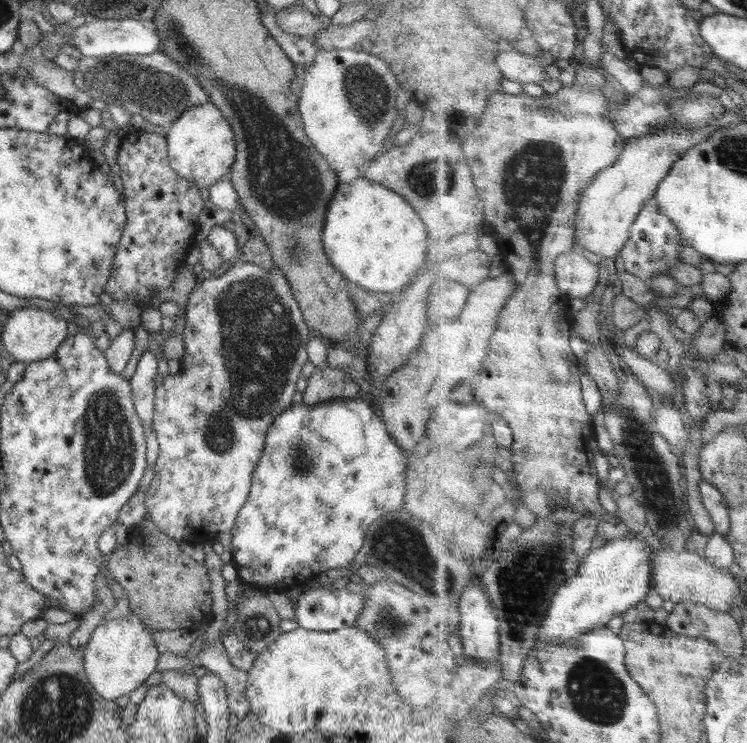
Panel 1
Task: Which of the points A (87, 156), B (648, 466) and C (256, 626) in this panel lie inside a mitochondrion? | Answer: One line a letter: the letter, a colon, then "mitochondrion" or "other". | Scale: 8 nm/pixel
A: other
B: mitochondrion
C: mitochondrion

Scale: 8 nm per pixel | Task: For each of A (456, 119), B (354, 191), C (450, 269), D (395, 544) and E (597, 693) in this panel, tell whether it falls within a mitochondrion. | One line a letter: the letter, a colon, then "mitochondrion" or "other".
A: other
B: other
C: other
D: mitochondrion
E: mitochondrion

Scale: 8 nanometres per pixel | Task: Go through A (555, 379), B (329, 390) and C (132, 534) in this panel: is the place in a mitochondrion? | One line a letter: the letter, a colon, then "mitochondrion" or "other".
A: mitochondrion
B: other
C: other

